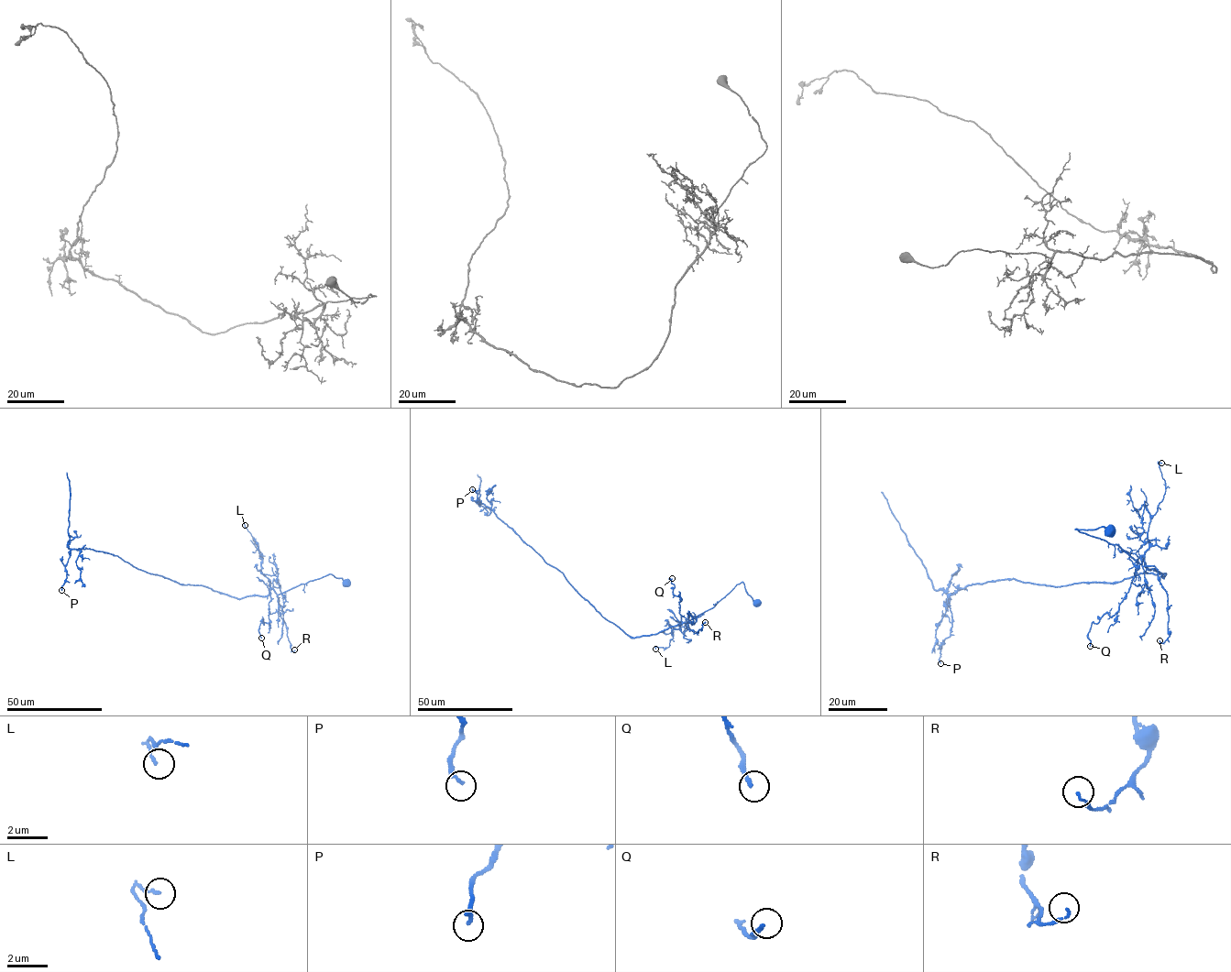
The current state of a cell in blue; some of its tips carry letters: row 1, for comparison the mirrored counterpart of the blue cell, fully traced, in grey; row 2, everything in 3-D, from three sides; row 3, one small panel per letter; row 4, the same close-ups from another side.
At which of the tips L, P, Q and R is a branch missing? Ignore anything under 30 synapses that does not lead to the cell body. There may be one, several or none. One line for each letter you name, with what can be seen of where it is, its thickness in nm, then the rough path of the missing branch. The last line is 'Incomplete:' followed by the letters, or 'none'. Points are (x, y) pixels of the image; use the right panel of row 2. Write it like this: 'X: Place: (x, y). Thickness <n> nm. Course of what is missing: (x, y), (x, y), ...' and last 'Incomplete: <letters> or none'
Incomplete: none

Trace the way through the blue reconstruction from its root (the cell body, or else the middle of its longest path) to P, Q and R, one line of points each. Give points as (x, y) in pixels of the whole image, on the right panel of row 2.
P: (1109, 532), (1076, 529), (1139, 563), (1141, 557), (1163, 578), (967, 585), (950, 595), (952, 627), (940, 663)
Q: (1109, 532), (1103, 527), (1076, 529), (1118, 546), (1141, 563), (1140, 556), (1119, 610), (1092, 622), (1090, 646)
R: (1109, 532), (1103, 527), (1076, 529), (1118, 546), (1143, 566), (1155, 567), (1168, 596), (1169, 637), (1159, 640)

